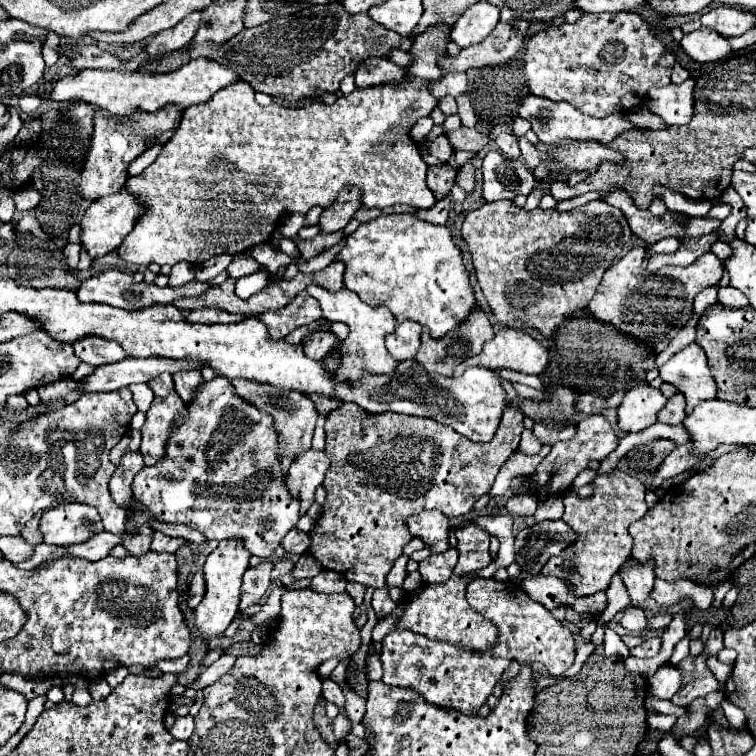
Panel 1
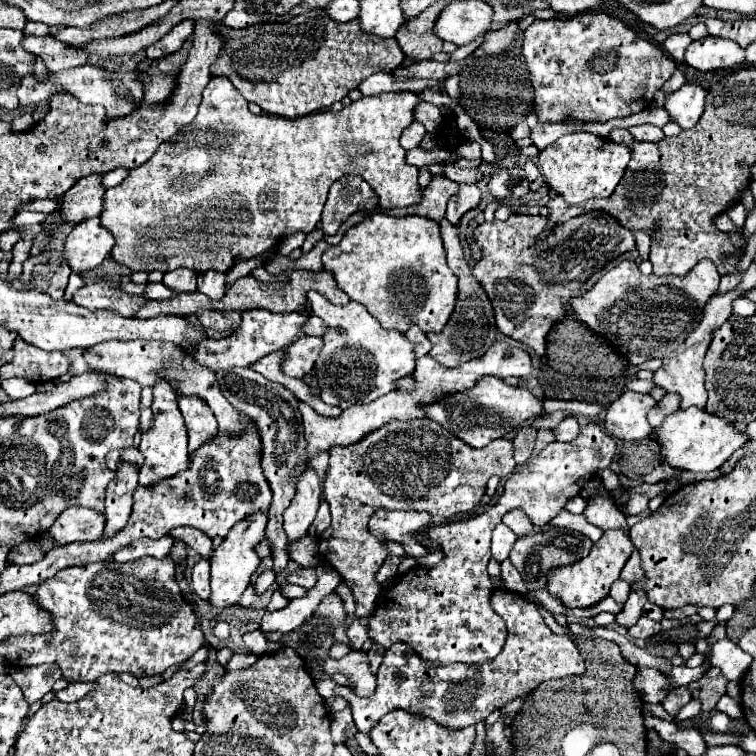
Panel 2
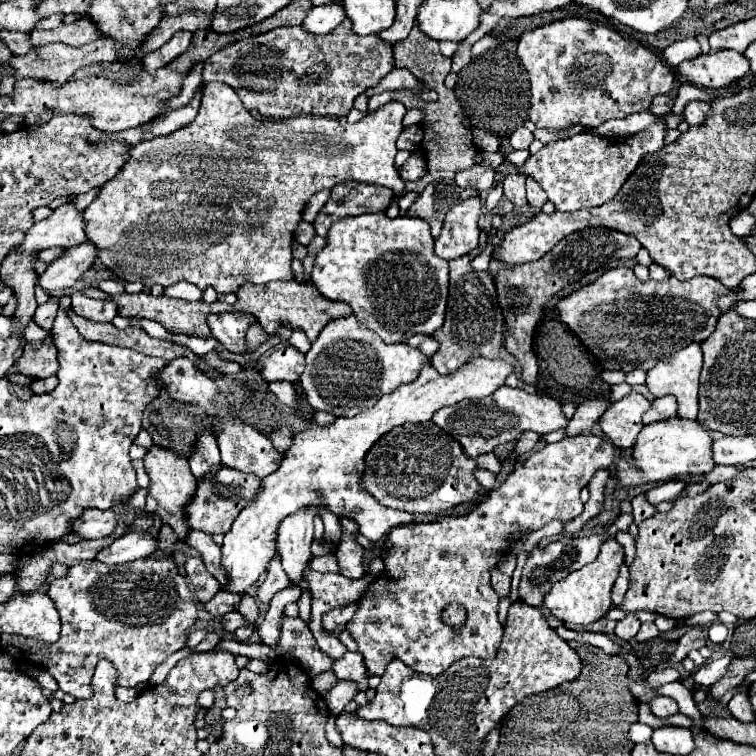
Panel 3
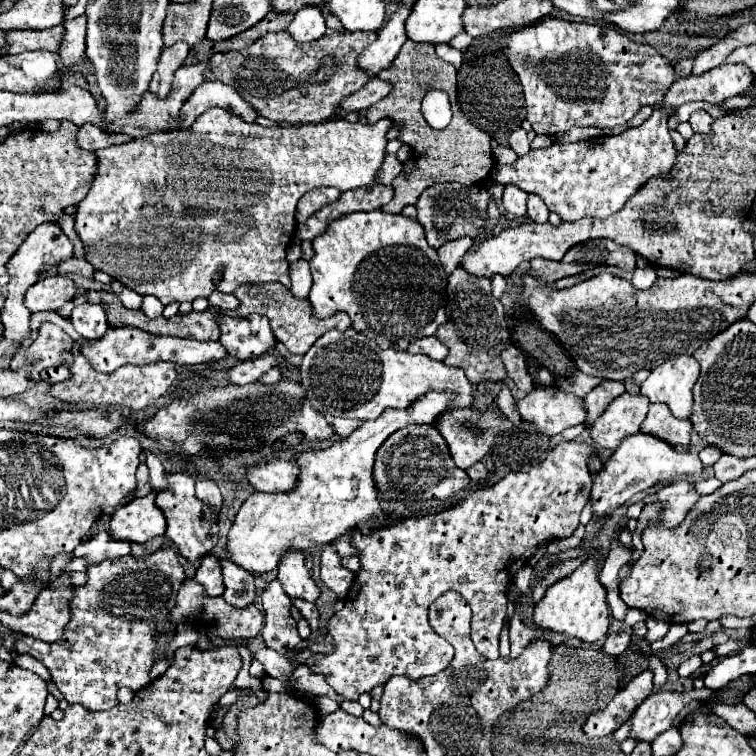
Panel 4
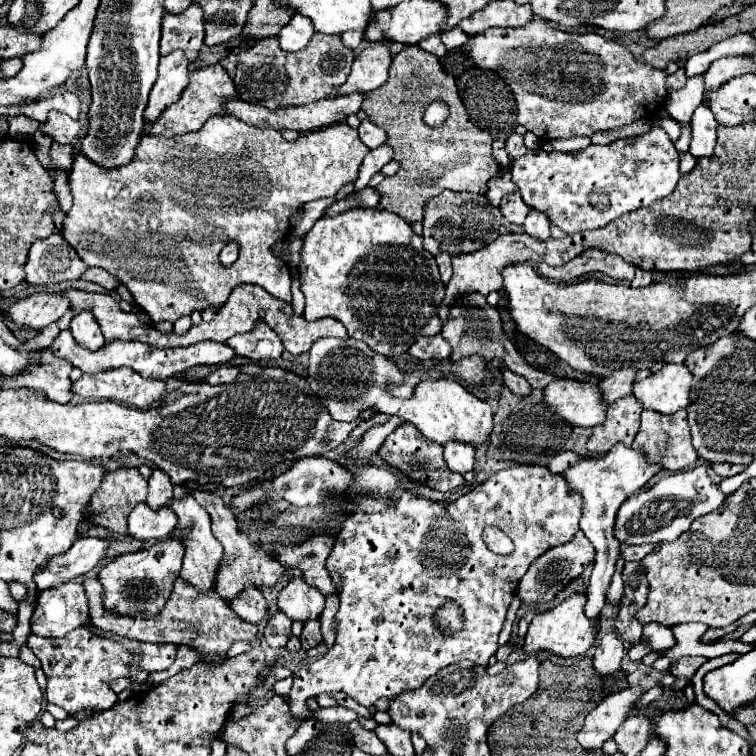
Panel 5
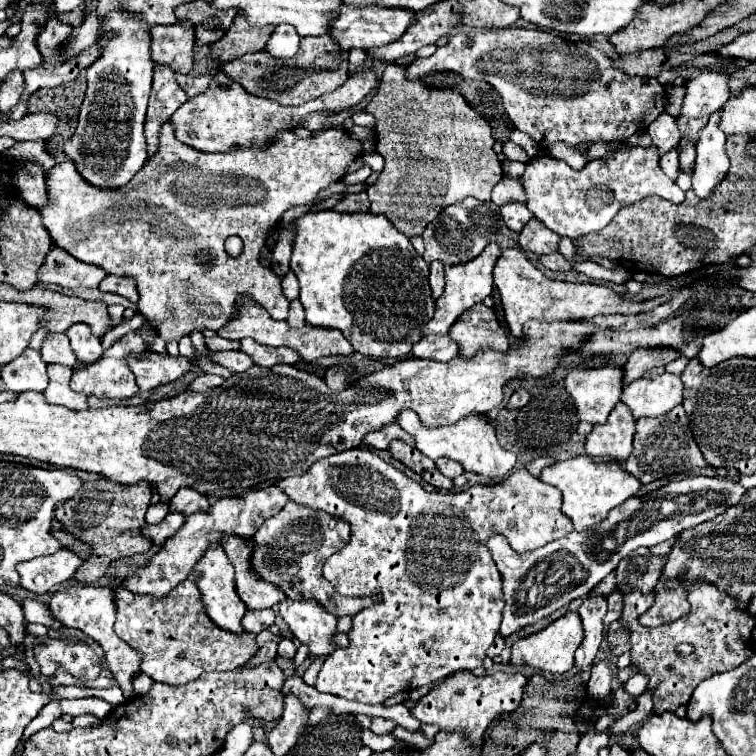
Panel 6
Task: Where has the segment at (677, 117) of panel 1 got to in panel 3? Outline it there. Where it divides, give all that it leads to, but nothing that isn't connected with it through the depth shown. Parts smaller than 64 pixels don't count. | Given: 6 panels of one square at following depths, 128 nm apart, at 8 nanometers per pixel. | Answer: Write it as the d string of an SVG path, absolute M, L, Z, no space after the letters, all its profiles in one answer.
M692 100L686 104L684 108L684 120L690 124L690 126L696 126L696 124L702 124L706 114L710 110L710 104L708 102L702 102L702 100Z

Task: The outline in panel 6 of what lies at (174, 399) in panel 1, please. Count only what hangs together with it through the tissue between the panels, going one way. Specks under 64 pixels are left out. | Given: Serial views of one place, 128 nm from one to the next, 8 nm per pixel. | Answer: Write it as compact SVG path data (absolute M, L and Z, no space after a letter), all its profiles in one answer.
M210 544L204 552L204 556L200 558L200 562L194 564L192 572L188 574L188 578L200 588L202 594L202 604L208 612L208 616L224 630L230 632L242 632L242 616L246 612L244 602L240 602L238 594L236 594L236 586L234 586L234 570L232 564L228 560L228 556L224 556L224 548L220 544Z

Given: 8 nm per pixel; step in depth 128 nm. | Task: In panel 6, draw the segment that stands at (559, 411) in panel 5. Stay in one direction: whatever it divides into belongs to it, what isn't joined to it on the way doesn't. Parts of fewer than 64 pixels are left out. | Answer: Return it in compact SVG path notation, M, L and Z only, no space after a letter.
M600 366L600 368L582 370L582 378L584 378L582 386L576 386L578 372L580 370L568 372L570 380L568 380L568 376L564 378L564 388L574 400L574 406L578 410L578 420L586 418L590 422L590 400L592 400L594 410L592 410L590 424L604 424L604 420L608 418L608 412L620 400L622 366Z

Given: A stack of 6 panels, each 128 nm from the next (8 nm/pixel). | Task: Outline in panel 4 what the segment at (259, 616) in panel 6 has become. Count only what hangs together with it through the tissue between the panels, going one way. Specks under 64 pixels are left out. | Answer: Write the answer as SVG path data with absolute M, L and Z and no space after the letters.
M220 558L220 570L224 578L224 594L222 598L232 604L232 606L248 606L256 600L256 586L254 586L254 576L250 572L244 572L244 568L236 568L230 560Z

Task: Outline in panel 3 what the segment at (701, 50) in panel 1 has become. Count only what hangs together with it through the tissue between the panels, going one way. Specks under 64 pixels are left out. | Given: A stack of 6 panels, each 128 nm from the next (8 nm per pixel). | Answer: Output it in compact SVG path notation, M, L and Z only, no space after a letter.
M720 50L698 54L690 60L684 60L678 68L678 82L692 82L706 88L728 86L750 70L748 58L740 52Z

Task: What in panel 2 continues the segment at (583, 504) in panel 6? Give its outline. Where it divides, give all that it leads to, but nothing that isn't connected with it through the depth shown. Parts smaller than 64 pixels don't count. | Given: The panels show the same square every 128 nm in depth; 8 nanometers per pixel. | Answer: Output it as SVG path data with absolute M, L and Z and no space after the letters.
M688 408L678 410L664 420L658 428L652 430L652 438L662 446L662 456L672 468L690 470L690 472L712 472L724 460L728 460L738 448L748 440L736 424L706 412L704 408Z

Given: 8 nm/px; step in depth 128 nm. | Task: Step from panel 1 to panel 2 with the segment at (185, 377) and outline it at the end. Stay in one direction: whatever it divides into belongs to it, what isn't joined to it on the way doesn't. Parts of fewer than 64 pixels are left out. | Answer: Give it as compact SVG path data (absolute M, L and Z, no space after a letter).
M178 396L178 406L186 420L190 438L188 450L192 452L216 434L218 424L216 418L212 416L212 410L208 408L208 404L204 404L204 400L200 400L200 396Z

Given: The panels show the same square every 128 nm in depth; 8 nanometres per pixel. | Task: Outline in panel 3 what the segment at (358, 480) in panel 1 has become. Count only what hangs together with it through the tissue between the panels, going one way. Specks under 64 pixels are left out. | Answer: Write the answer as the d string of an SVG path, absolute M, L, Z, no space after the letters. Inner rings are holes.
M418 422L386 432L380 438L380 444L374 444L368 450L368 456L364 456L364 466L362 484L380 504L400 508L410 514L424 514L450 510L458 504L476 500L480 484L474 478L474 472L484 468L500 474L504 462L494 452L472 460L470 456L464 456L460 442L448 436L434 422ZM340 516L340 528L342 528L342 540L338 542L334 556L338 558L340 574L348 578L362 578L364 576L364 548L356 542L356 536L360 534L354 520L348 520L346 516ZM356 602L348 604L348 606L344 606L344 608L334 608L334 610L330 610L330 612L322 618L324 628L326 628L328 632L332 632L338 624L348 624L348 620L352 620L354 614L356 614Z

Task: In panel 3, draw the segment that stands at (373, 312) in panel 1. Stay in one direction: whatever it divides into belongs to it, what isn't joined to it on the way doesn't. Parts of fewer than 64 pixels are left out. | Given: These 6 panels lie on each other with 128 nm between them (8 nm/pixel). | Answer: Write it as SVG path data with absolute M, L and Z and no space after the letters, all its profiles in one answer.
M350 314L340 320L330 320L322 328L310 352L306 352L306 370L300 376L300 384L314 410L332 412L334 416L354 416L372 408L400 384L412 382L428 362L430 358L404 342L386 344L372 330L362 328L356 316Z

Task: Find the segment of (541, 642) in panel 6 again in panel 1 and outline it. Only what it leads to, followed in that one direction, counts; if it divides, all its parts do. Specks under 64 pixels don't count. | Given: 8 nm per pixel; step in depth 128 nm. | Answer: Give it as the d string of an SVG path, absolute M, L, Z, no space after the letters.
M614 470L610 474L596 476L594 486L594 494L588 498L576 496L574 490L564 494L562 520L568 522L576 532L576 542L564 548L560 556L548 560L548 564L544 564L544 568L540 570L540 576L570 580L576 588L576 596L590 596L610 586L612 576L626 562L632 550L632 536L628 532L628 526L640 520L648 510L644 500L646 486L638 476Z

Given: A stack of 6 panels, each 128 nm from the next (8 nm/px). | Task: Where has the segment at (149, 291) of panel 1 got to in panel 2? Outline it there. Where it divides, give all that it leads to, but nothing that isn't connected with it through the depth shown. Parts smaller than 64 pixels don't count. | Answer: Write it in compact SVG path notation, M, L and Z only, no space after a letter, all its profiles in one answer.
M106 278L106 280L96 280L96 282L86 282L82 288L76 290L74 302L78 306L84 306L88 310L114 310L120 316L134 316L142 304L148 304L148 296L140 294L126 294L124 290L118 288L120 282Z

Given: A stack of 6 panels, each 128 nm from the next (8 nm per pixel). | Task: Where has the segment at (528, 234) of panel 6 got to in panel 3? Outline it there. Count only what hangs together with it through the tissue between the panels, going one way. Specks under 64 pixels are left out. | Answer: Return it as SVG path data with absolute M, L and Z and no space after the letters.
M526 178L526 194L528 194L528 204L530 206L542 206L546 202L544 190L532 178Z

